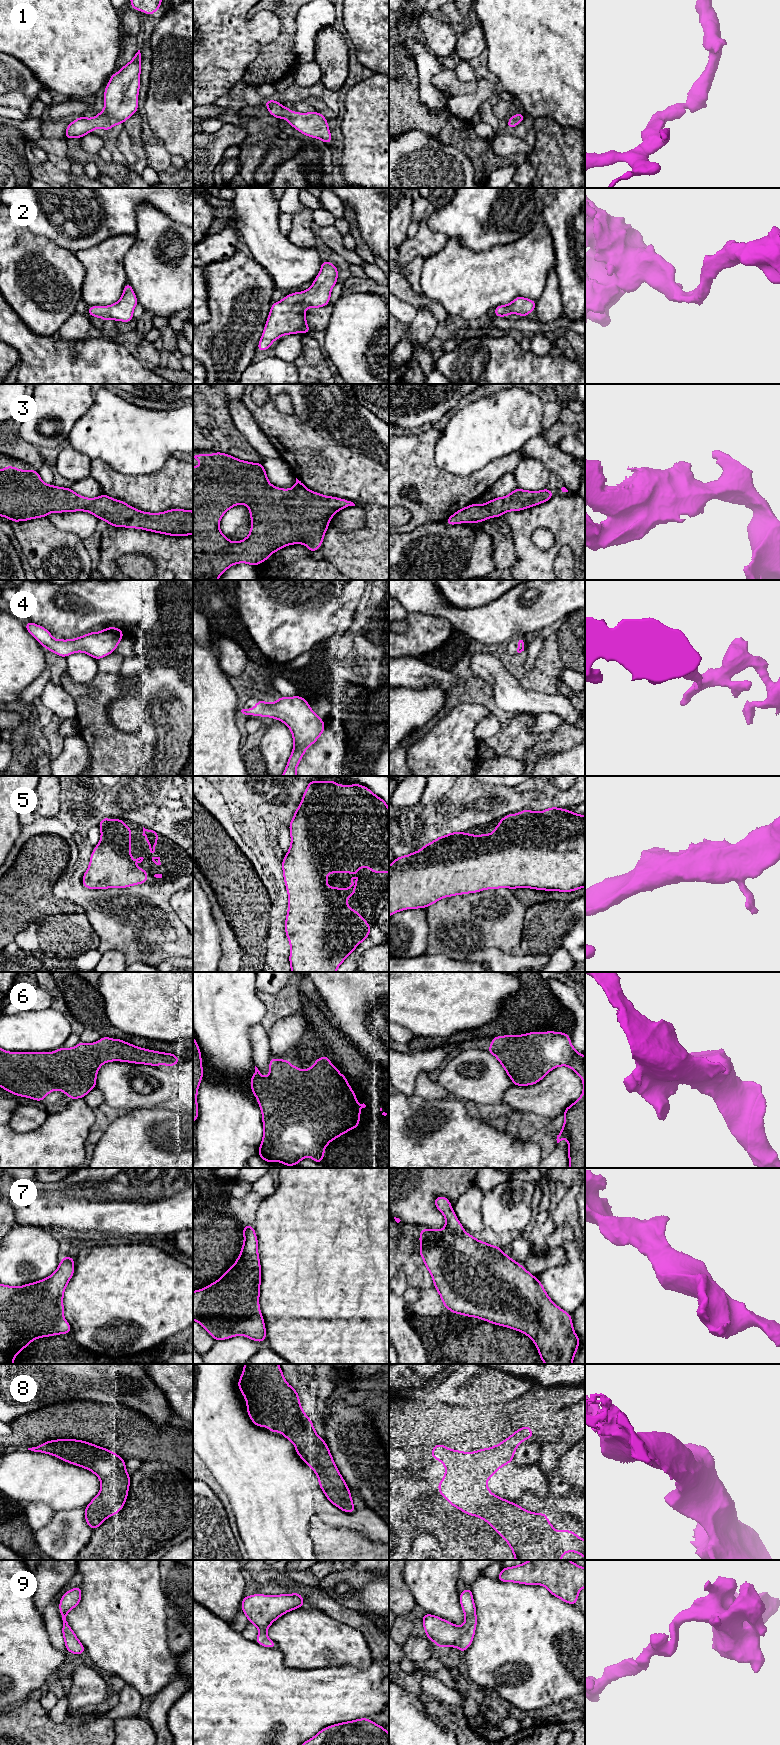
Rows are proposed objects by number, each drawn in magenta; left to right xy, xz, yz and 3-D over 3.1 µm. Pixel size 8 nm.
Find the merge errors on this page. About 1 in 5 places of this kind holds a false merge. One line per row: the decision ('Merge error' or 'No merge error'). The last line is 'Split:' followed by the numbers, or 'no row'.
1: No merge error
2: No merge error
3: No merge error
4: No merge error
5: No merge error
6: No merge error
7: No merge error
8: No merge error
9: No merge error
Split: no row

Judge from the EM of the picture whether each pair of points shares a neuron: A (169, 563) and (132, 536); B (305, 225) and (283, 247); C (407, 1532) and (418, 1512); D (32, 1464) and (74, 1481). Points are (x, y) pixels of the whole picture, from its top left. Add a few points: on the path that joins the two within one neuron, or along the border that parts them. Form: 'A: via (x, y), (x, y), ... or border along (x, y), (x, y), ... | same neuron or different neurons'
A: via (160, 554), (150, 544), (141, 542) | same neuron
B: border along (287, 235), (294, 244), (313, 246) | different neurons
C: border along (411, 1518), (413, 1522) | different neurons
D: via (42, 1474), (52, 1481), (64, 1481) | same neuron

